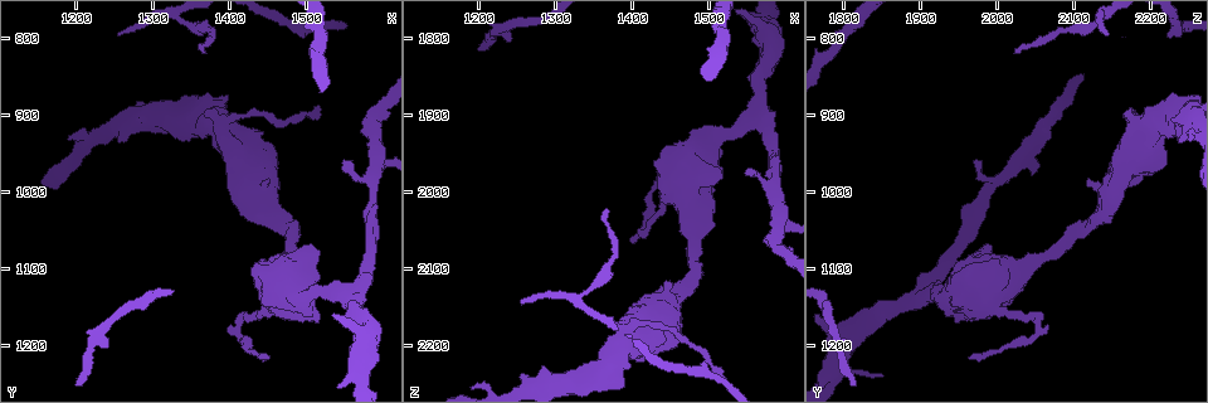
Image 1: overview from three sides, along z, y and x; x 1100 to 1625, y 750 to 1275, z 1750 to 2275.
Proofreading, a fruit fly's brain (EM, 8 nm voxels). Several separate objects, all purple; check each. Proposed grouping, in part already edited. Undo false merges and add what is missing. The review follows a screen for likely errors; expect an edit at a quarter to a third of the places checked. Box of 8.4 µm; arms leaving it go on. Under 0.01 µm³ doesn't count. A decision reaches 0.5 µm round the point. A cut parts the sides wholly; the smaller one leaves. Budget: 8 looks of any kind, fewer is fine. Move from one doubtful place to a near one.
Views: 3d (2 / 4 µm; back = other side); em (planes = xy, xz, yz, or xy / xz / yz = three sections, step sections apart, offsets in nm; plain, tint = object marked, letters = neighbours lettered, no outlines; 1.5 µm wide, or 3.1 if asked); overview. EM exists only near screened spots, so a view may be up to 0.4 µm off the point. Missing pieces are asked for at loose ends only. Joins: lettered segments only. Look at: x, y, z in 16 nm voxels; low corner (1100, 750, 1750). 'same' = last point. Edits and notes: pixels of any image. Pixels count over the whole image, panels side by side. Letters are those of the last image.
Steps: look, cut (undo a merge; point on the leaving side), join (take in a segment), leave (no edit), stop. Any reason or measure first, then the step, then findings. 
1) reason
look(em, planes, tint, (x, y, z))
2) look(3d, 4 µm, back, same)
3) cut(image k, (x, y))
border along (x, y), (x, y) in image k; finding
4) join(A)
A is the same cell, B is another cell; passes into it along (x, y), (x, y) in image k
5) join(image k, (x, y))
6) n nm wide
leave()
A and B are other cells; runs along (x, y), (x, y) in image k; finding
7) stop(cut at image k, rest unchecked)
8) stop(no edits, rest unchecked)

thin end
look(em, yz, step 8, letters, (1520, 885, 2240))

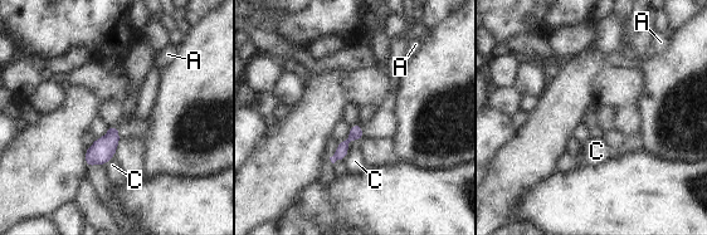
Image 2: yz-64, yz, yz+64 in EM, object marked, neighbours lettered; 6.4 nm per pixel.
look(em, planes, letters, same)

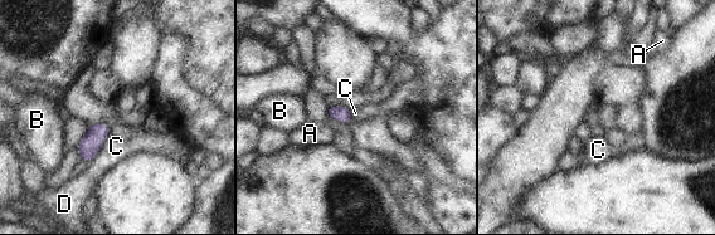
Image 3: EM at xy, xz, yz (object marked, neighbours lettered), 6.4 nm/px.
100 nm wide
leave()
A, B, C and D are other cells; border along (111, 131), (100, 151), (88, 163) in image 3; none of them fits

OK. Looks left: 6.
branch stops here
look(3d, 4 µm, (1465, 990, 2170))

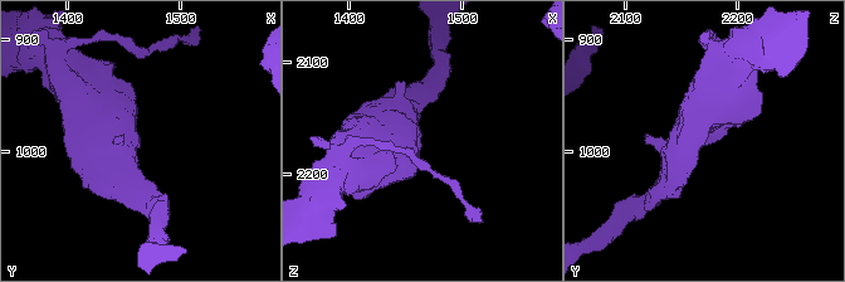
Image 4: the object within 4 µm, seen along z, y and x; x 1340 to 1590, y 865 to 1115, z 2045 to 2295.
need the tissue
look(em, planes, plain, (1464, 986, 2172))

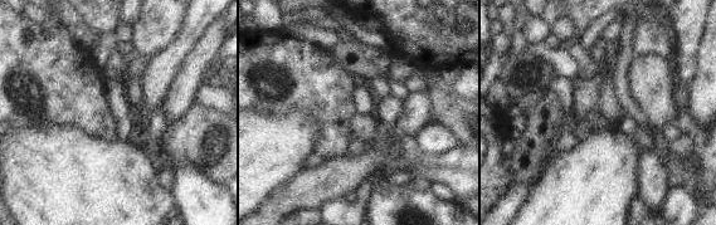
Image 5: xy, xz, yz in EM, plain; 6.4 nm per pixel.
look(em, planes, letters, same)

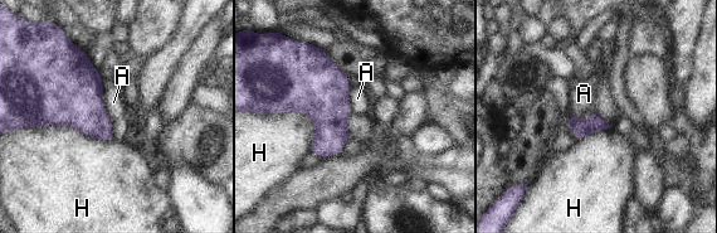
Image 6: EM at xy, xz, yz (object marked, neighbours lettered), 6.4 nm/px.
leave()
A and H are other cells; border along (102, 81), (102, 103), (113, 139) in image 6; no lettered segment goes on from it

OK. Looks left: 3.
look(3d, 2 µm, (1370, 820, 2025))

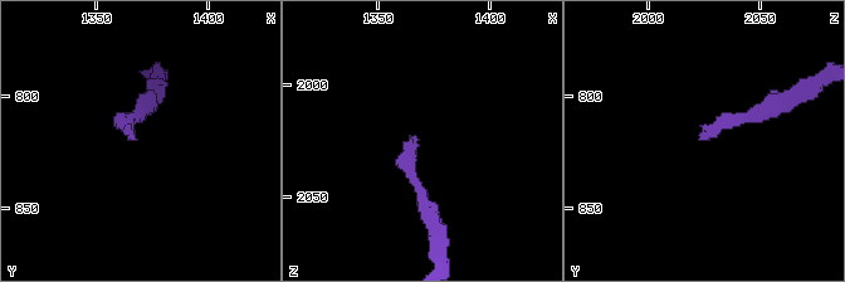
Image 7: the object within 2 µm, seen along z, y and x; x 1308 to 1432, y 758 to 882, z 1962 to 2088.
shape alone is not enough
look(em, xz, step 8, tint, (1368, 820, 2024))

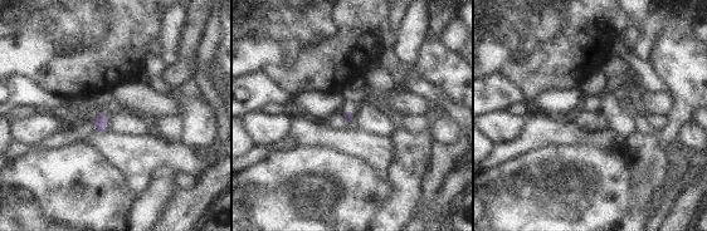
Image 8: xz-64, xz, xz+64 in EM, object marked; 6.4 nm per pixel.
look(em, xz, step 8, letters, same)

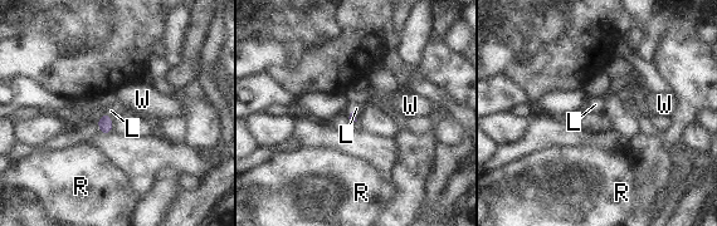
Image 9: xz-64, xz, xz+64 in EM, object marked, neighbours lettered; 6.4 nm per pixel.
join(L)
L is the same cell, R and W are other cells; passes into it along (105, 123), (108, 113), (111, 111) in image 9; it goes on there

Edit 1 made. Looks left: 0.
stop(join at image 9, rest unchecked)

